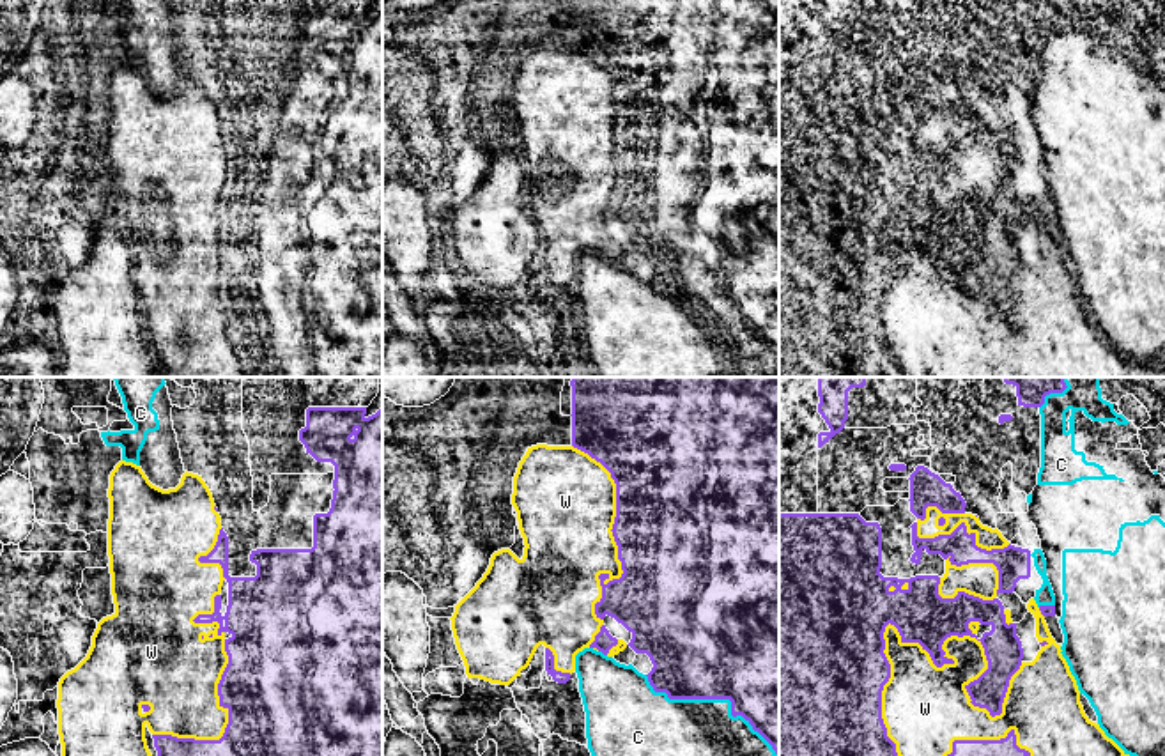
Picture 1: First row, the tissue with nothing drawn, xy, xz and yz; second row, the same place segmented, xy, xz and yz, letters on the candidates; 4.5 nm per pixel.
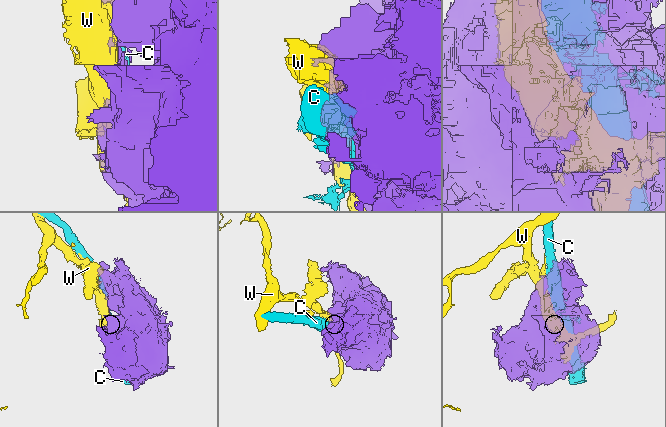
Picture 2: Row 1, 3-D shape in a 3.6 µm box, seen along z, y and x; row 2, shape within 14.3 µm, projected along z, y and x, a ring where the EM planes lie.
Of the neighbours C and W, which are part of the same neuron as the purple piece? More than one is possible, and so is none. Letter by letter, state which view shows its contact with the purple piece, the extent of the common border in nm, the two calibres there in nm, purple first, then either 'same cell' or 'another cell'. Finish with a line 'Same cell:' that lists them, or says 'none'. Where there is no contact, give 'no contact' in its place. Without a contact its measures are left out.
C: xz | 700 nm | 500/460 nm | another cell
W: yz | 750 nm | 500/200 nm | another cell
Same cell: none

